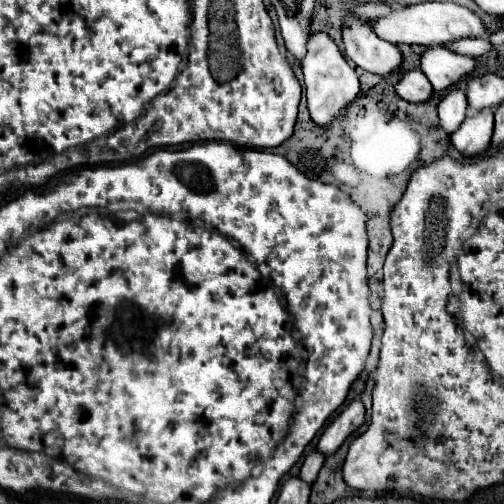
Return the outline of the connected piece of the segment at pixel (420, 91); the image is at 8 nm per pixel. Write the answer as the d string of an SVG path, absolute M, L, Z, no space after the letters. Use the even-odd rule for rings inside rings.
M408 70L400 76L400 82L394 86L396 94L408 102L426 102L432 96L432 84L420 70Z

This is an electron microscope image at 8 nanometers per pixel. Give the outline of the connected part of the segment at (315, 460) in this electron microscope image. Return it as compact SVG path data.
M312 448L312 450L310 450L310 454L306 456L304 464L302 464L300 474L304 476L304 480L308 480L308 482L312 484L312 482L316 480L316 476L318 476L318 472L320 472L322 464L324 464L324 454L320 454L316 448Z

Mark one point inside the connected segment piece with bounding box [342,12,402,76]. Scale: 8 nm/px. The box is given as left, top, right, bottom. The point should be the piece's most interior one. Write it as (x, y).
(361, 44)

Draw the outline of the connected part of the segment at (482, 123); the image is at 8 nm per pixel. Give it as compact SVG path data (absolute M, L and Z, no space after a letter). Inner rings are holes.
M484 108L478 112L470 112L460 128L452 134L452 144L464 154L474 156L488 148L494 128L494 110Z

